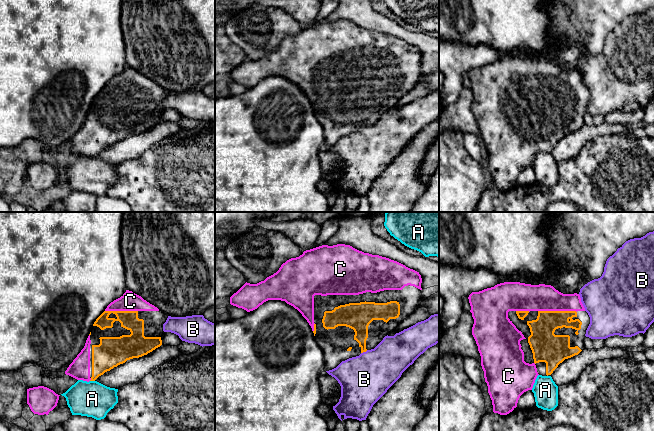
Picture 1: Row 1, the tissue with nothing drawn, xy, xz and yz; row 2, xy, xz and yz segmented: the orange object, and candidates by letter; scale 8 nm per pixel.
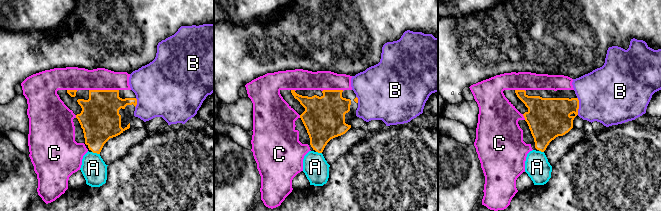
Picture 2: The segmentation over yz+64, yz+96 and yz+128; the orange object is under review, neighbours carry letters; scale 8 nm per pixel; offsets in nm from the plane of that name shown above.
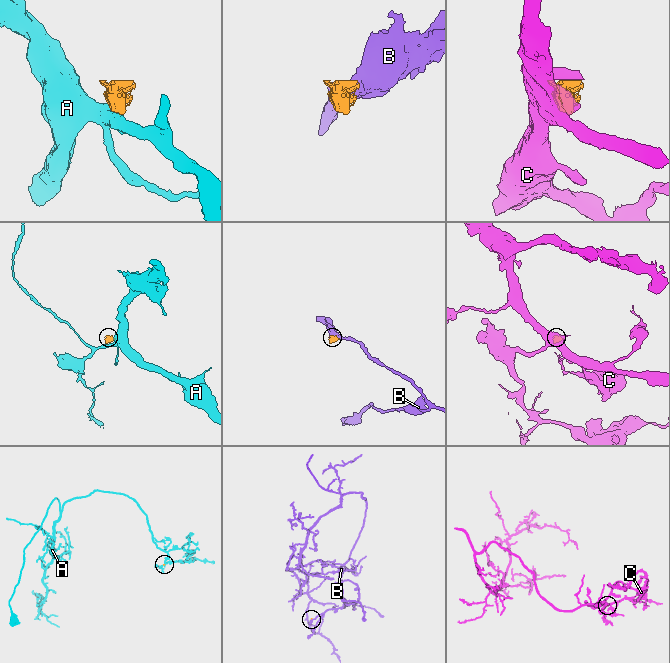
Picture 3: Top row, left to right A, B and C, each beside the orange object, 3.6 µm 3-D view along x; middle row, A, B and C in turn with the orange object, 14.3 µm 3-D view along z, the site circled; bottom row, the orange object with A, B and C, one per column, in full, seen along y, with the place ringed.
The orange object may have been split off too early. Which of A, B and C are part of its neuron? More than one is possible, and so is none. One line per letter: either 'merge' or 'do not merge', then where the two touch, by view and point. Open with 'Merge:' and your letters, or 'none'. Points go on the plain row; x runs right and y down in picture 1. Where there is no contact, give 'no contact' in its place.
Merge: none
A: do not merge; contact xy (92, 156)
B: do not merge; contact xz (364, 127)
C: do not merge; contact yz (557, 87)

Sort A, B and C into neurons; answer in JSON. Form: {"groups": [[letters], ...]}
{"groups": [["A"], ["B"], ["C"]]}

